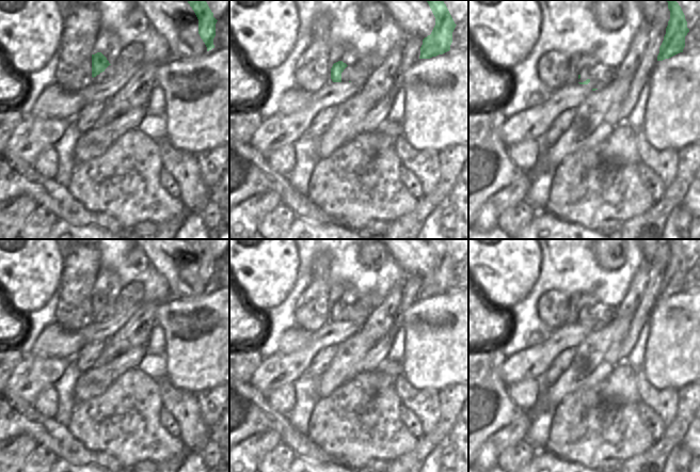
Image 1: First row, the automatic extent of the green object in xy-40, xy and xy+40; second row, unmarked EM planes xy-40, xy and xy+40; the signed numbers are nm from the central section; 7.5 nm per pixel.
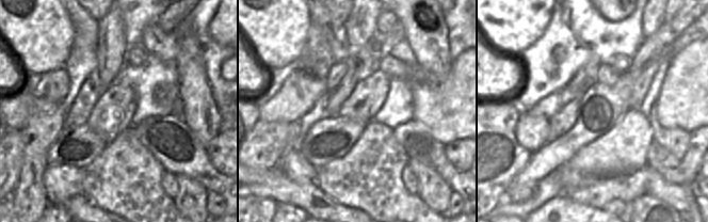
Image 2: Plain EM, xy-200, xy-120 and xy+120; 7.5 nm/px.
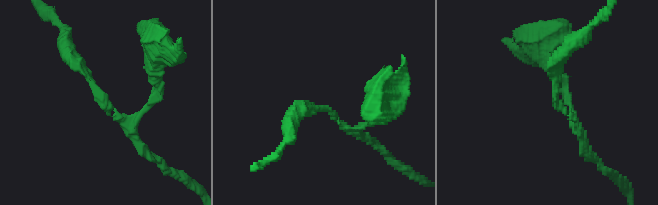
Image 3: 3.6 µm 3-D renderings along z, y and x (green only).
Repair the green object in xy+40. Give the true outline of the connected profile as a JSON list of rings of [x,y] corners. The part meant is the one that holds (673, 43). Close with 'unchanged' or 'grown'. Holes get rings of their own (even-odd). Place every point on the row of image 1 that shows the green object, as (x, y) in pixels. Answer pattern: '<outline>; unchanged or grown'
[[[666,0],[670,11],[670,19],[666,28],[664,41],[659,47],[657,61],[669,59],[680,52],[685,47],[685,36],[689,32],[685,15],[677,0]]]; unchanged

